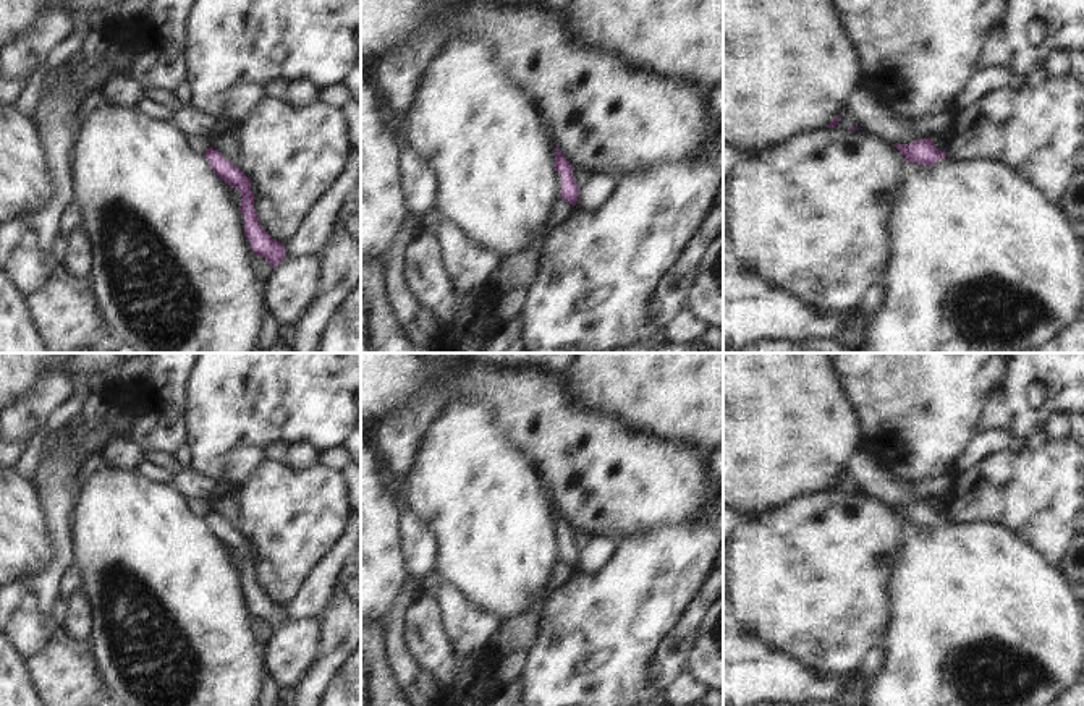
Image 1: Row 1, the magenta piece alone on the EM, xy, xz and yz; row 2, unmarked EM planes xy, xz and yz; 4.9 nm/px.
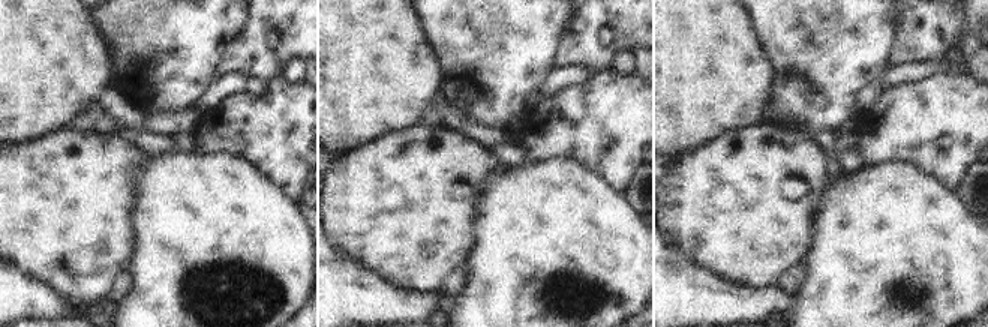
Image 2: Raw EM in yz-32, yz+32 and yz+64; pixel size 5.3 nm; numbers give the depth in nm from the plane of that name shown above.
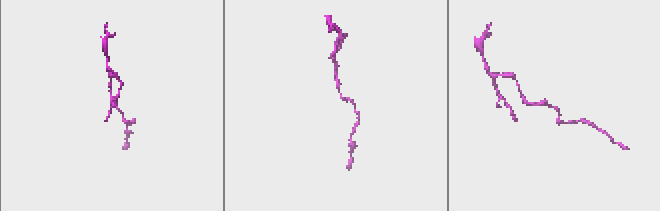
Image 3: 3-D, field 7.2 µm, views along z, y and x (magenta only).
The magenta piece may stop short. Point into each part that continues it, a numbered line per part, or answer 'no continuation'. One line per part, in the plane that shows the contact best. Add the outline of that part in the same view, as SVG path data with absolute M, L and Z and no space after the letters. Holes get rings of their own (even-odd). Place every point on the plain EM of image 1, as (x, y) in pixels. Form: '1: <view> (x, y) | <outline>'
no continuation

